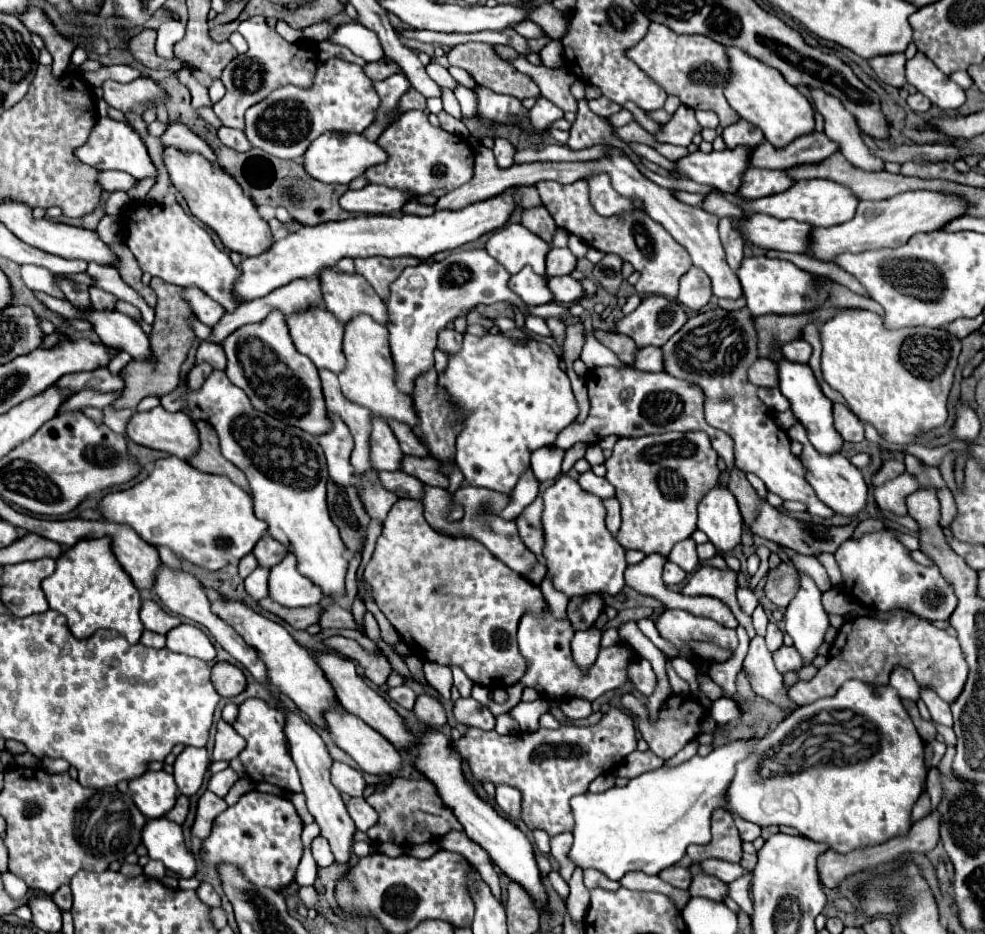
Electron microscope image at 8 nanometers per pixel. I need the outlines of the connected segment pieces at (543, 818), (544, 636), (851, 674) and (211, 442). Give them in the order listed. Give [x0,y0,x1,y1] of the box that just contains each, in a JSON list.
[[455,708,637,836],[519,608,635,700],[789,610,969,706],[187,420,249,492]]

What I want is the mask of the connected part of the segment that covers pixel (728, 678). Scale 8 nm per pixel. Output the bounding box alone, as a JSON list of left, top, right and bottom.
[709,628,749,696]

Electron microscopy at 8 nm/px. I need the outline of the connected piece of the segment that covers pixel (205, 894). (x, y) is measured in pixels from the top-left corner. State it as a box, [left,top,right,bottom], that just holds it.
[197,882,221,908]

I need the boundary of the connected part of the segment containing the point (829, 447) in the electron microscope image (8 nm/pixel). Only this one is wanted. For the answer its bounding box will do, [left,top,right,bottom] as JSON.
[771,342,843,454]

